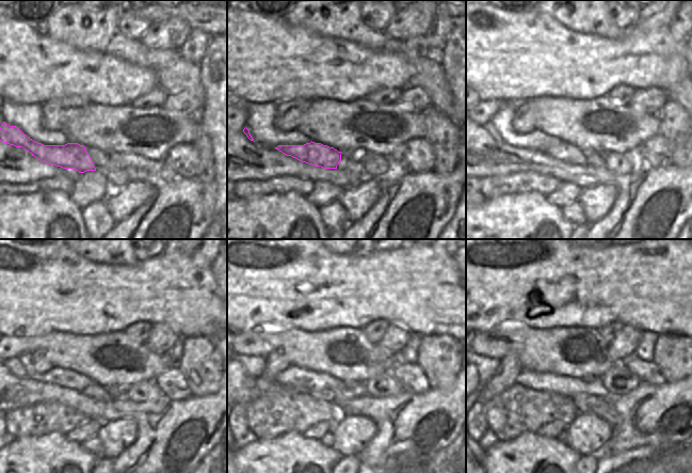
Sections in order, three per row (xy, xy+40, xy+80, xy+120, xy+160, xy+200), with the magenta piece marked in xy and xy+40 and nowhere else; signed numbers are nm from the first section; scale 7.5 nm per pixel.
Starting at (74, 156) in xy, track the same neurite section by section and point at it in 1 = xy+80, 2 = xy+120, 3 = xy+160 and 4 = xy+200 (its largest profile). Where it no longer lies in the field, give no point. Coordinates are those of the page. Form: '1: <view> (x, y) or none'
1: xy+80 (565, 152)
2: xy+120 (96, 392)
3: xy+160 (341, 396)
4: xy+200 (584, 403)

